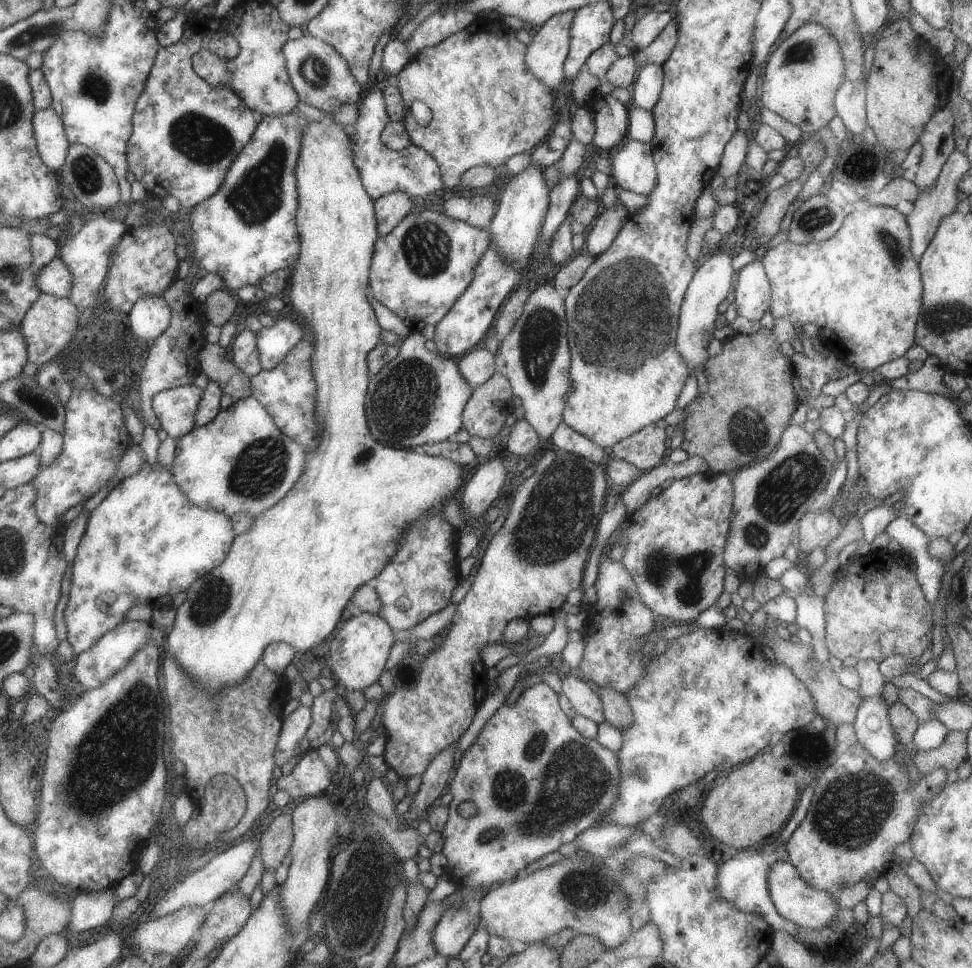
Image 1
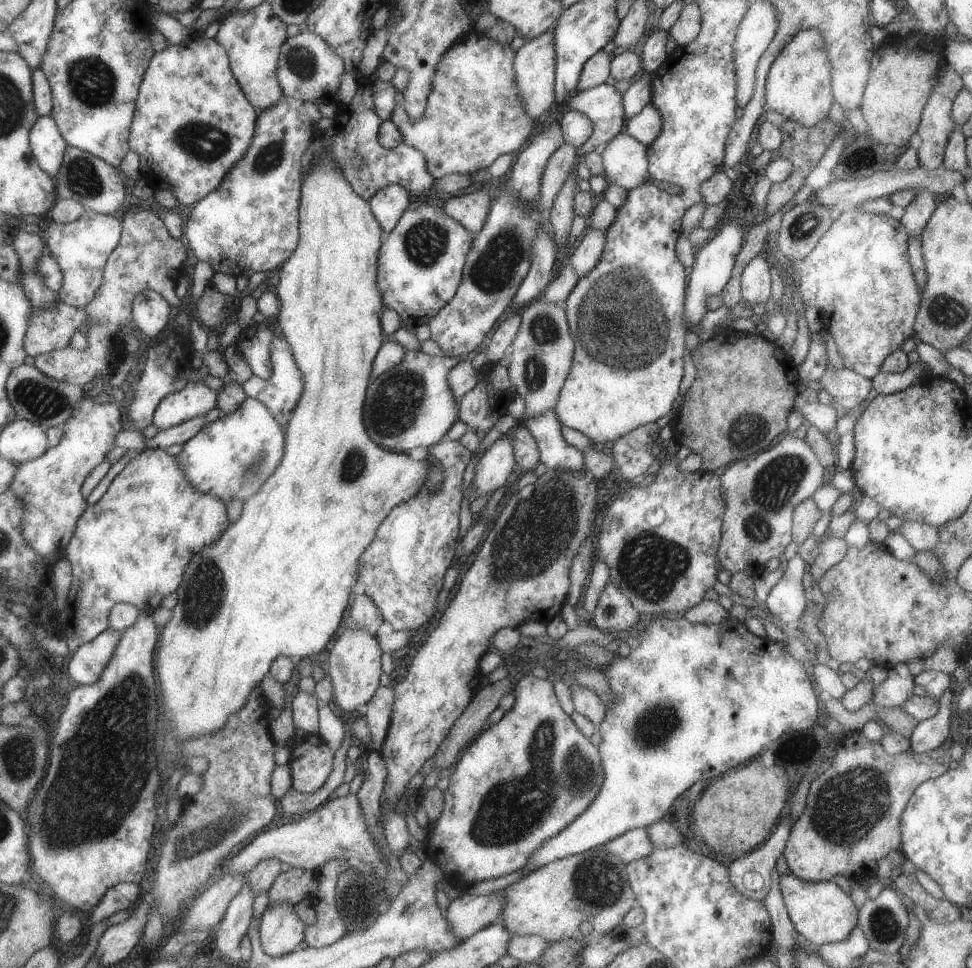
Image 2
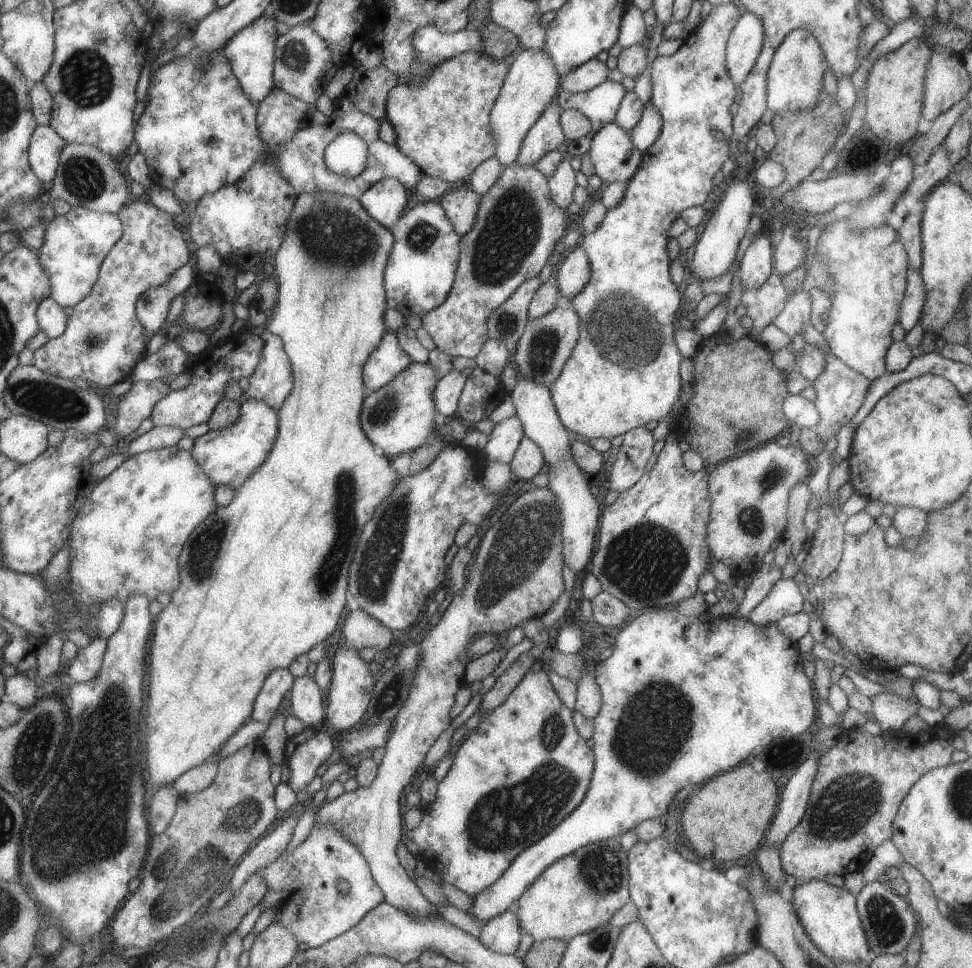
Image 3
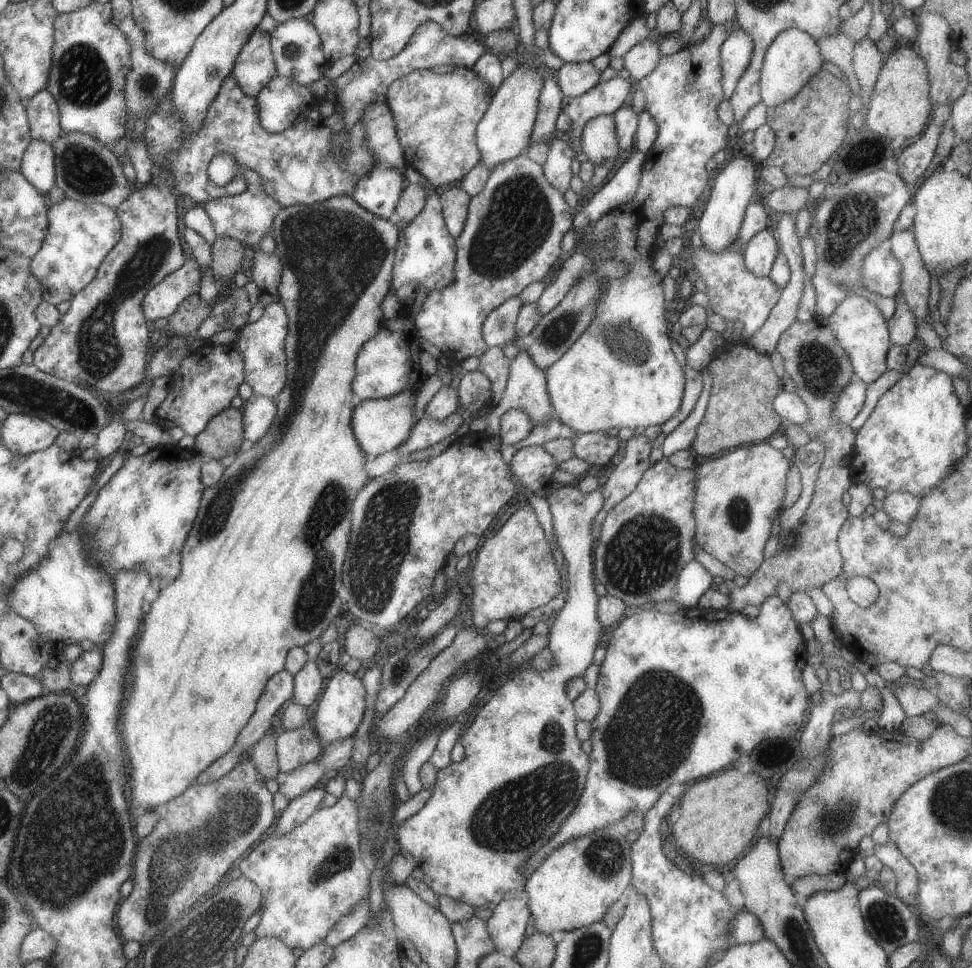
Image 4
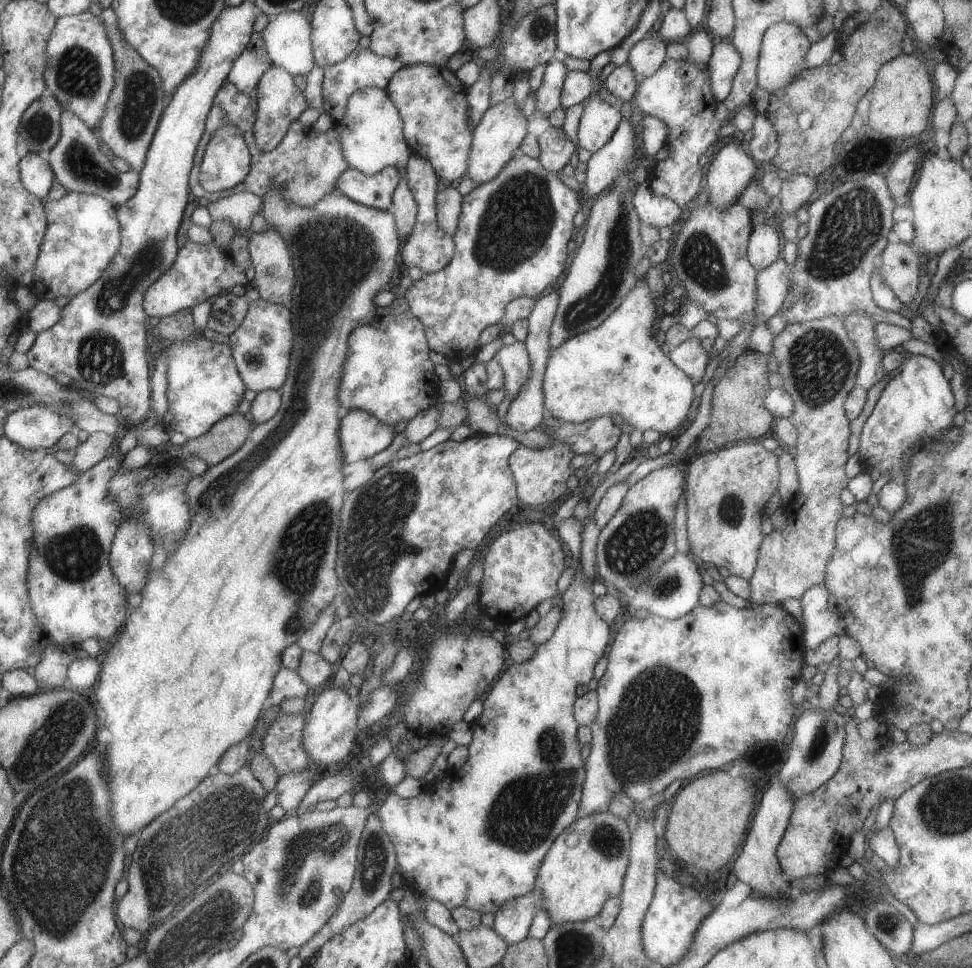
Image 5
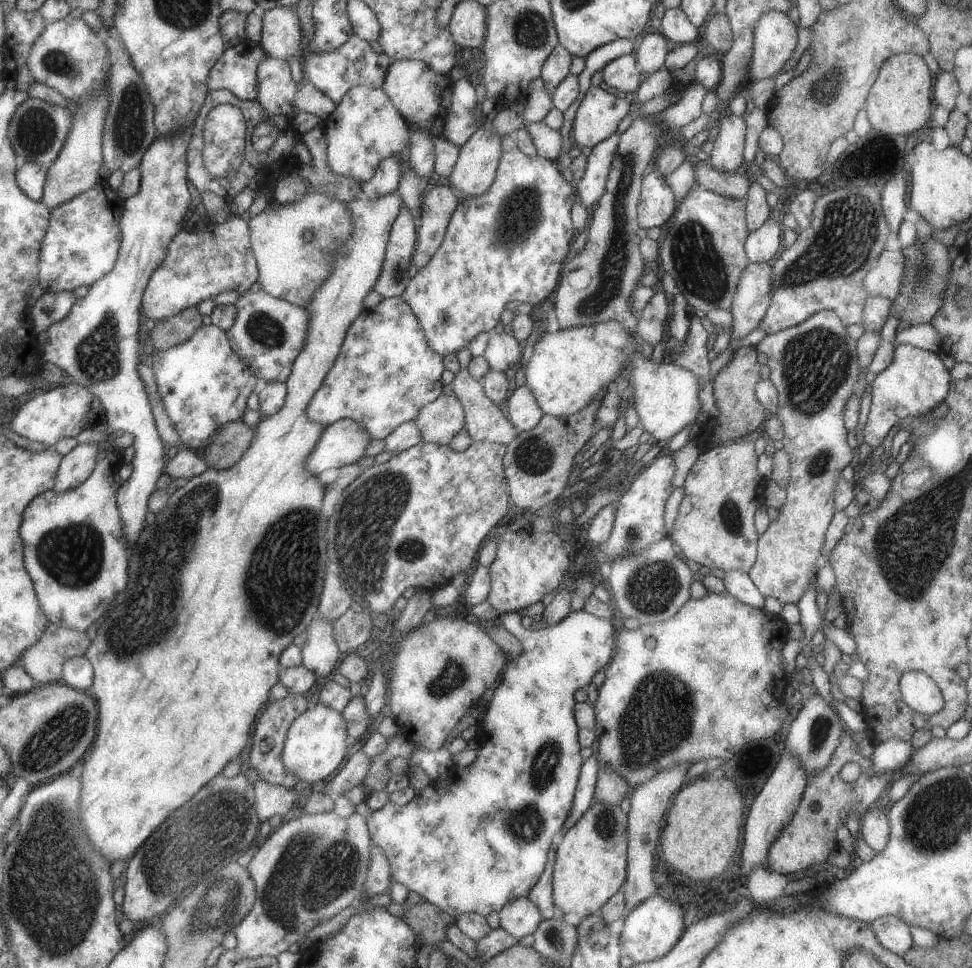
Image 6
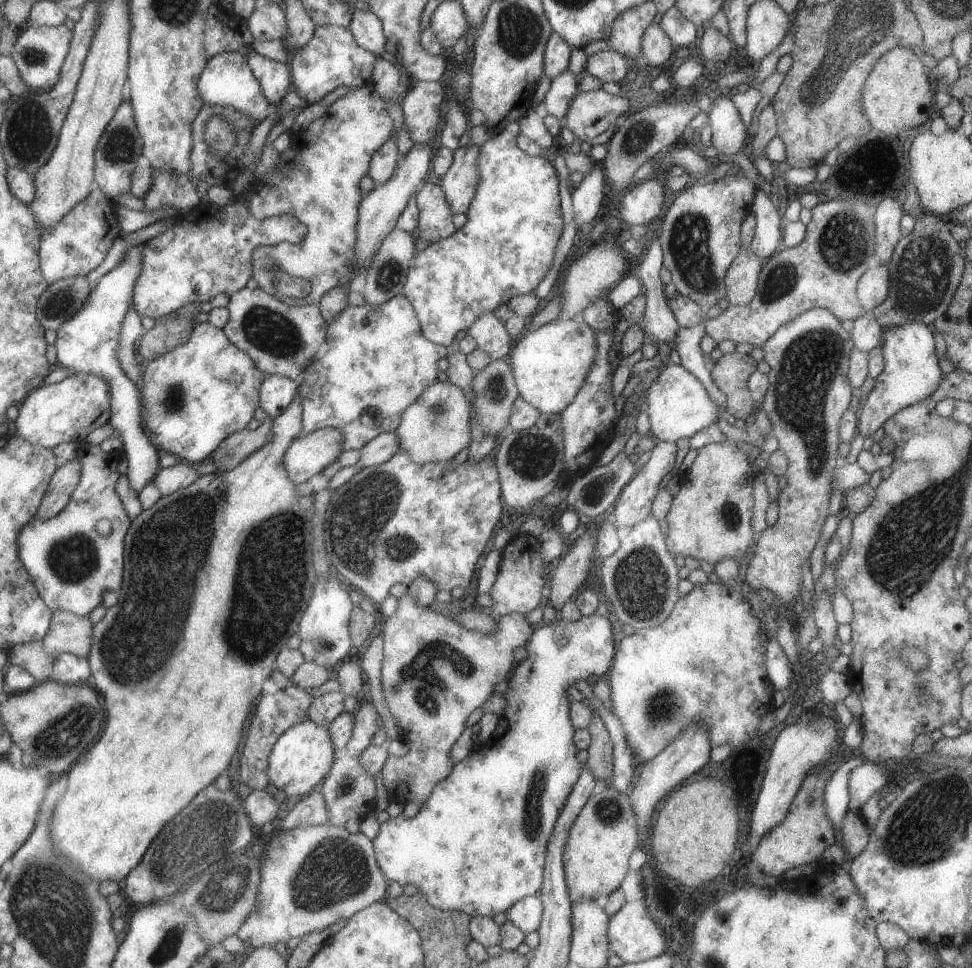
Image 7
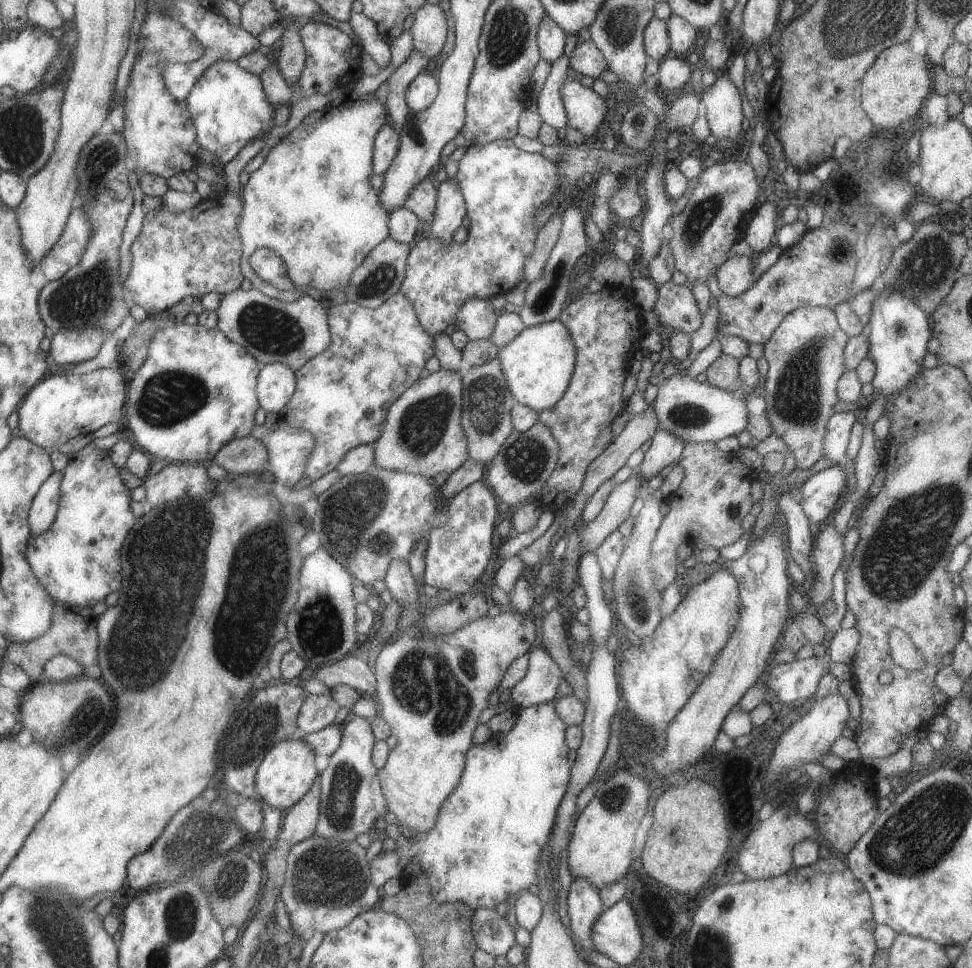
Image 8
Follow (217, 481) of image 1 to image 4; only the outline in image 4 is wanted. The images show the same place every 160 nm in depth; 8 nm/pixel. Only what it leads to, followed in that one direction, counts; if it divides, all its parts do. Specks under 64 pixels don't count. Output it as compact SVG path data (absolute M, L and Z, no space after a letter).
M252 394L241 408L243 415L243 444L256 443L267 431L275 416L276 401L269 397Z

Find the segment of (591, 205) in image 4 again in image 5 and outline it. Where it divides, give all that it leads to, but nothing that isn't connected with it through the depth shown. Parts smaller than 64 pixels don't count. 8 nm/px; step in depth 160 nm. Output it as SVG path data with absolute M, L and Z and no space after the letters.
M516 153L504 165L503 168L491 180L477 185L470 193L467 193L462 198L461 210L459 213L459 220L457 228L452 234L454 253L451 260L445 265L445 268L438 270L436 273L425 273L418 281L412 281L411 286L405 293L404 299L407 302L413 316L422 324L424 335L430 350L433 352L440 352L449 362L459 363L465 357L475 357L481 346L479 344L479 335L483 328L487 325L502 323L502 316L504 315L504 308L508 302L519 296L527 296L533 298L539 296L549 284L553 284L567 262L567 248L565 244L570 239L573 239L575 228L571 219L575 213L579 211L579 203L577 202L577 192L570 190L559 179L557 173L548 172L539 164L538 159L532 159L530 156Z

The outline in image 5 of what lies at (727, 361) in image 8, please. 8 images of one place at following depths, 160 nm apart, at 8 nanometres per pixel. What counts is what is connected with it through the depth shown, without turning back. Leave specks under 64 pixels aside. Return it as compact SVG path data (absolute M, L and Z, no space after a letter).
M743 351L735 359L731 370L719 379L712 394L709 422L697 435L697 440L694 440L695 448L699 452L720 449L727 442L753 440L773 428L773 416L763 406L763 397L771 390L767 383L770 371L765 367L766 364L765 355L755 351Z

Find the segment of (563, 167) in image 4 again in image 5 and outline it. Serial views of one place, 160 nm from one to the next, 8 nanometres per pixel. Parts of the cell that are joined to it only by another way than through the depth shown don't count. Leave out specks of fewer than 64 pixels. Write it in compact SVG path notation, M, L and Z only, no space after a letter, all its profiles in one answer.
M549 126L536 139L540 148L537 158L539 164L548 172L557 173L560 177L561 168L569 162L569 156L576 152L578 147L571 143L561 127Z

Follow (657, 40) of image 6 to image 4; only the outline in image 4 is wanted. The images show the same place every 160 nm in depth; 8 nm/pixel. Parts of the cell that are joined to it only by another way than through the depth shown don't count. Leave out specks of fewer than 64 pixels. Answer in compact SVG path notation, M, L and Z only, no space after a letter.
M643 39L622 56L622 68L629 71L631 78L639 80L655 68L660 58L658 44L649 39Z

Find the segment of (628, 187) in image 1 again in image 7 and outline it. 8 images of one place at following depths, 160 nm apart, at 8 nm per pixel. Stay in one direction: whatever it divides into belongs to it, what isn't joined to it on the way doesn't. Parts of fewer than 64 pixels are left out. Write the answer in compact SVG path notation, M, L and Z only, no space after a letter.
M601 89L578 92L573 96L562 123L577 141L589 142L601 134L606 126L611 130L618 116L630 112L631 102L627 99L612 96Z

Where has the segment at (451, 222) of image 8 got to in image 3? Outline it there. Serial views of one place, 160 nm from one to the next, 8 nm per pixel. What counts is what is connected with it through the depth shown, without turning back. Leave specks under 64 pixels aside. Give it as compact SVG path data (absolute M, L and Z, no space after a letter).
M526 49L514 58L489 114L489 132L495 148L494 156L503 167L515 162L525 134L541 116L545 106L555 101L555 96L561 90L560 76L546 52Z

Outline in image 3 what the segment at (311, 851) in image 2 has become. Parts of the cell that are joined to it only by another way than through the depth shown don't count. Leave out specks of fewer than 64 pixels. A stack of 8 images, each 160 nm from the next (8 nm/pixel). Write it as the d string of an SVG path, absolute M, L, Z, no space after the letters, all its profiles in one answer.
M532 487L530 491L521 494L503 515L483 534L479 542L477 554L473 564L467 567L466 580L463 590L452 596L453 599L441 619L419 642L419 658L417 668L414 670L415 678L409 688L409 696L399 710L393 721L391 734L385 742L385 754L381 764L377 766L377 774L369 786L358 786L353 792L344 792L333 801L324 801L315 809L314 826L319 824L333 824L335 830L347 838L363 859L367 862L369 873L377 884L383 900L396 909L405 911L426 919L437 915L435 907L428 902L414 882L407 878L405 870L397 859L397 844L401 838L401 804L403 803L403 790L411 782L413 774L424 762L426 752L437 740L438 736L448 727L451 721L450 709L454 704L455 692L463 684L463 670L468 664L465 646L477 635L498 634L502 635L507 630L517 627L519 622L537 619L547 612L552 604L564 592L561 568L564 562L561 554L562 538L560 533L560 512L555 495L547 487Z

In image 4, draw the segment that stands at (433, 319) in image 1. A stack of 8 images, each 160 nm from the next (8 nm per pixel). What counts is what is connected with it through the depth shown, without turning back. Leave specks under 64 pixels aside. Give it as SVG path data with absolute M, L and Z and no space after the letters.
M409 166L403 170L403 176L405 182L419 183L428 188L426 201L419 214L407 224L400 225L400 235L394 254L390 292L404 305L406 310L409 305L403 301L413 303L415 290L422 289L427 295L427 293L442 289L451 282L456 259L456 246L454 238L446 229L440 200L435 194L434 188L428 184L423 175Z

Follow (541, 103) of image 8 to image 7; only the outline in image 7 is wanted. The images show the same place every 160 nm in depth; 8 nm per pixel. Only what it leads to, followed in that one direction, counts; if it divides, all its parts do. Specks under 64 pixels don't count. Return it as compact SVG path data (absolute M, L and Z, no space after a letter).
M566 69L550 80L549 89L542 102L546 111L553 115L553 118L563 121L573 96L578 94L579 79L580 77L575 77L575 74L571 74Z

